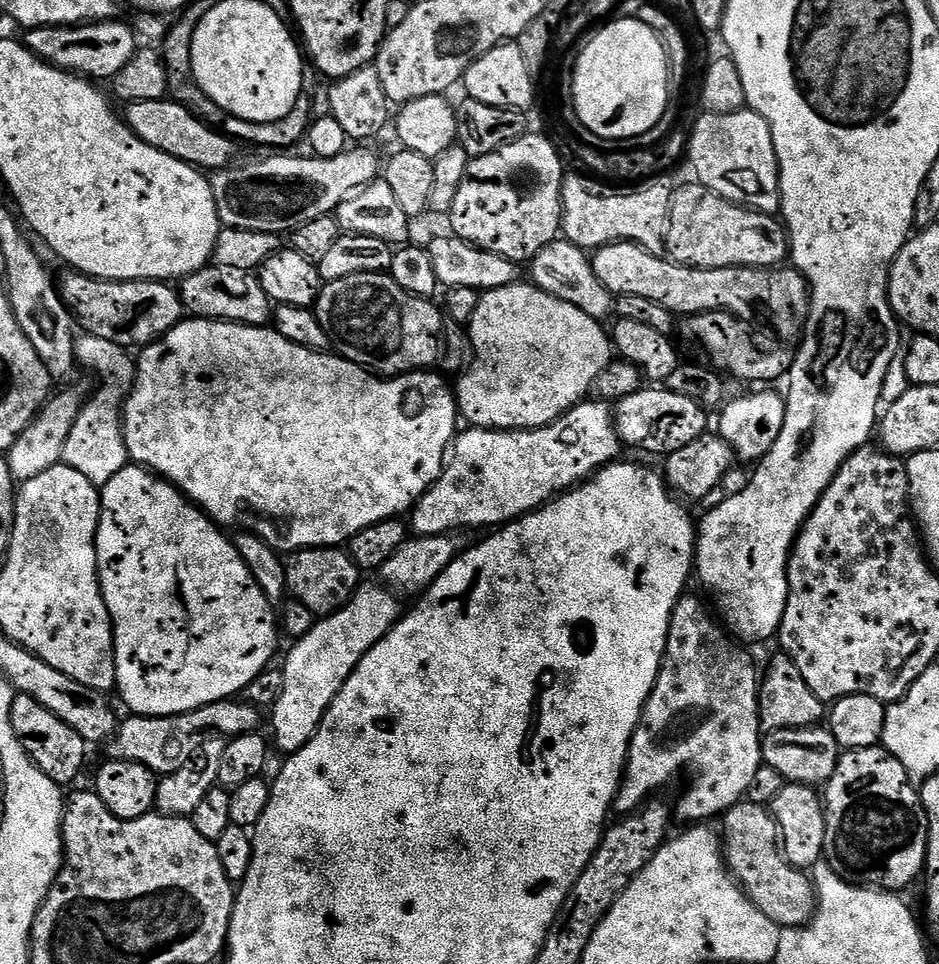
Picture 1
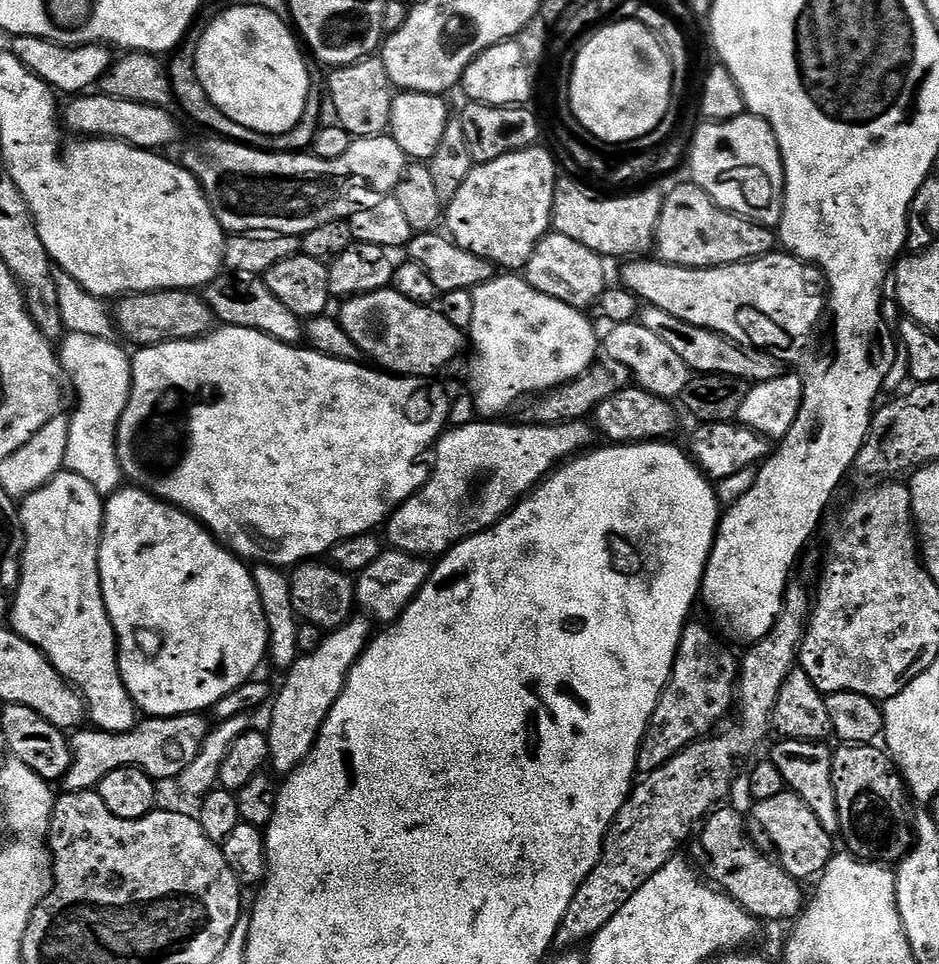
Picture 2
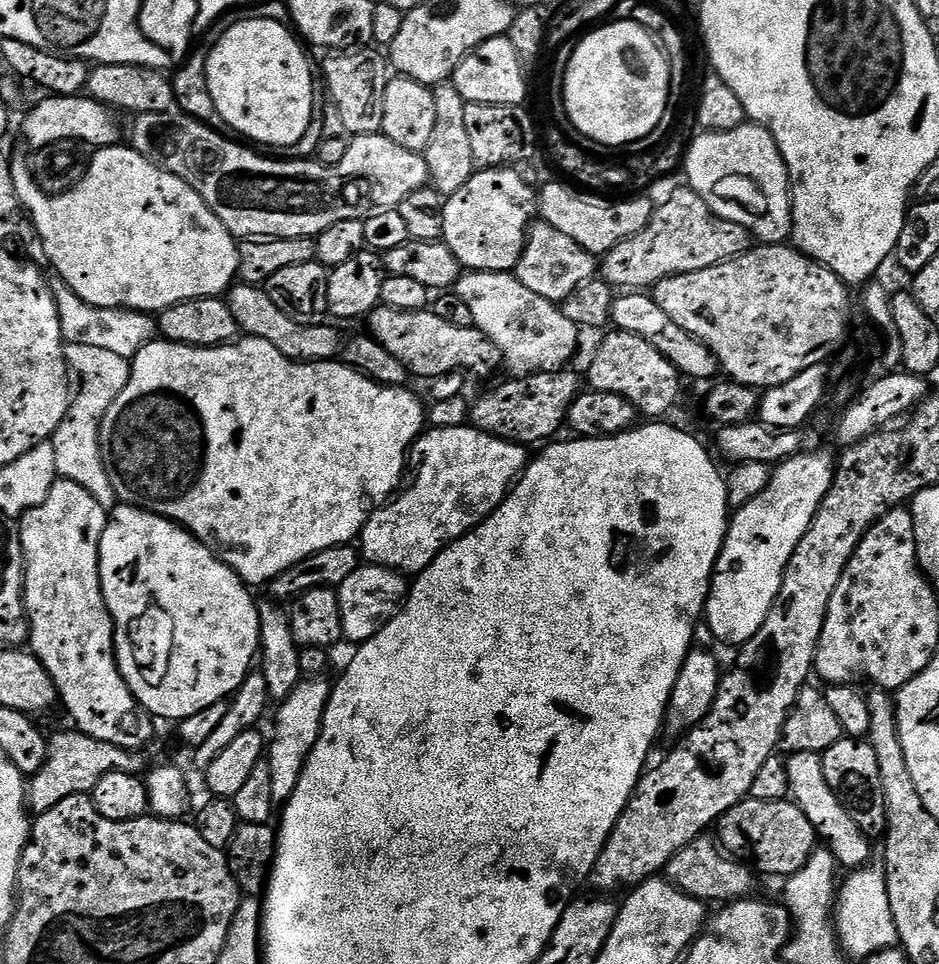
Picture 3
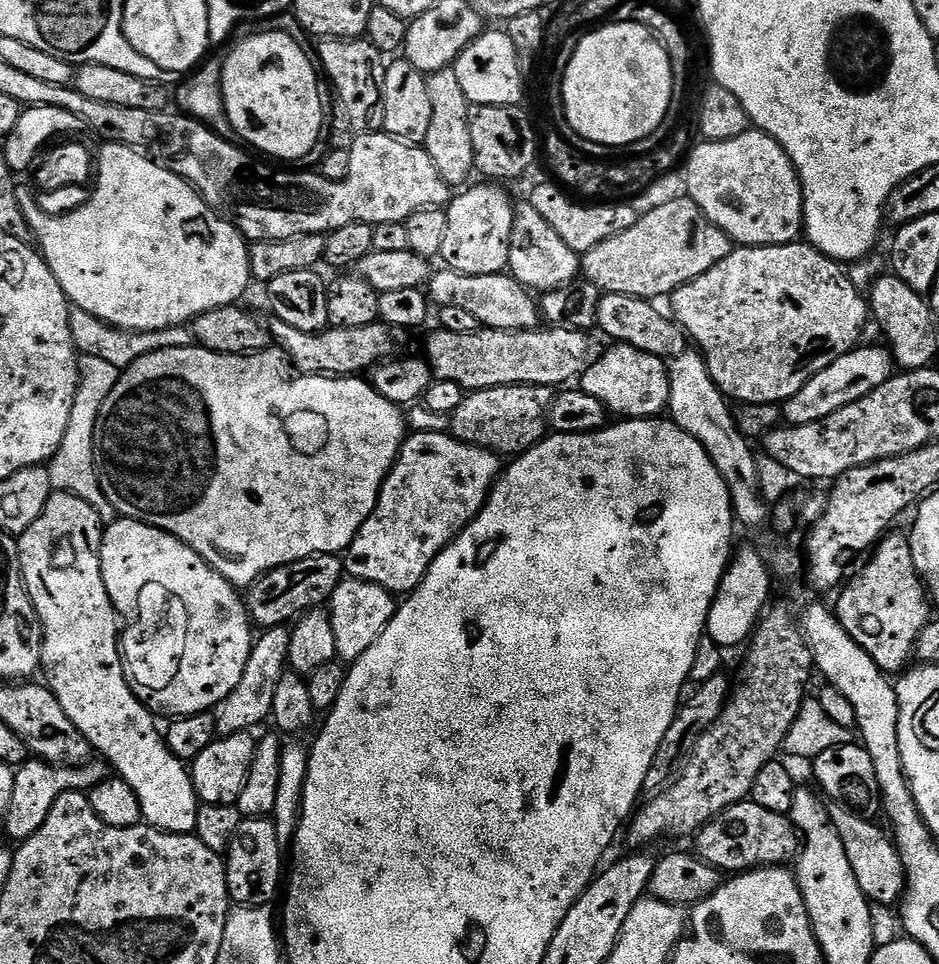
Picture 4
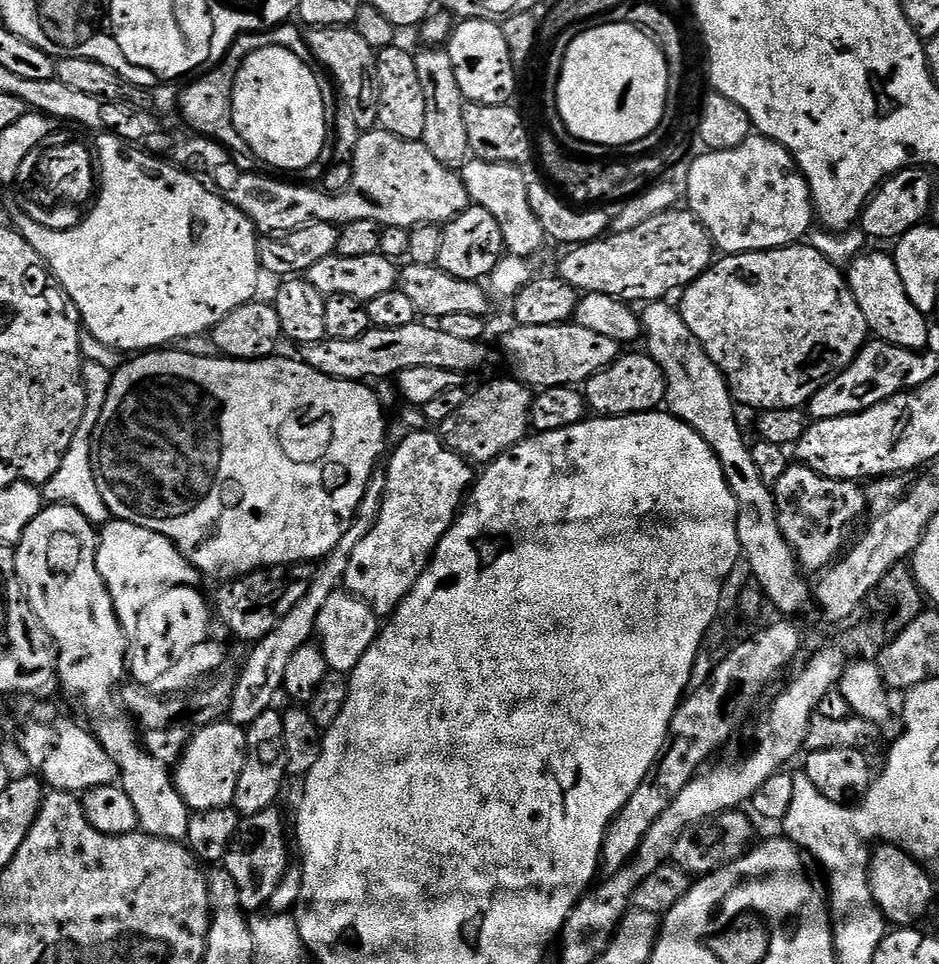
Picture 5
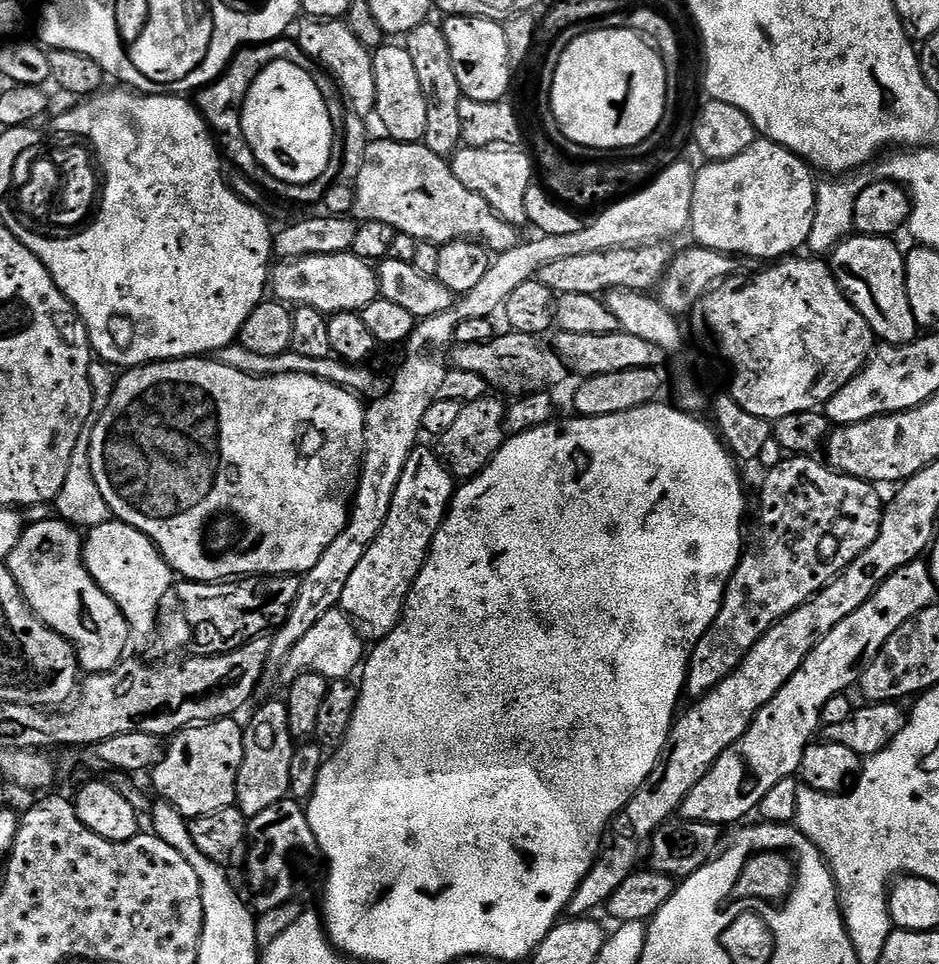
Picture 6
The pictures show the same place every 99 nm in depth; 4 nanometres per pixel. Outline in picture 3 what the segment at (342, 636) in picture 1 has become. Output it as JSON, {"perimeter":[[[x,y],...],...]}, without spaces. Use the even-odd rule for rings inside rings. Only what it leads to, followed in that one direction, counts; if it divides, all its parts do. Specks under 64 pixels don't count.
{"perimeter":[[[304,678],[296,689],[282,701],[279,701],[276,712],[276,729],[270,732],[270,743],[266,748],[266,759],[270,766],[270,783],[274,793],[274,802],[278,806],[288,803],[288,800],[294,794],[294,786],[298,786],[298,778],[302,778],[302,770],[306,766],[308,756],[314,750],[314,746],[320,737],[322,722],[324,721],[324,712],[328,709],[328,699],[332,697],[333,685],[327,684],[324,678]]]}

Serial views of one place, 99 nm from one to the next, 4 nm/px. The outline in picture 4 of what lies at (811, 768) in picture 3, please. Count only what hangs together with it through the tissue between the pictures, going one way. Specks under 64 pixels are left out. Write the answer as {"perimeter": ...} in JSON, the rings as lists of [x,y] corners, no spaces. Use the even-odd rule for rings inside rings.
{"perimeter":[[[832,806],[828,808],[828,816],[836,832],[842,838],[846,858],[850,858],[850,866],[854,870],[854,878],[858,878],[858,886],[862,886],[862,894],[873,905],[901,903],[906,891],[906,877],[902,858],[896,849],[896,841],[887,831],[879,828],[879,823],[869,822],[847,808]]]}

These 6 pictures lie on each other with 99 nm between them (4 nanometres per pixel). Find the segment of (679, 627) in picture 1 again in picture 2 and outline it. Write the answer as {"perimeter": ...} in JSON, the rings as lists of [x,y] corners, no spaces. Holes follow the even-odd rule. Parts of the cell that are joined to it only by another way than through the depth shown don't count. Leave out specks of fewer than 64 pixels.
{"perimeter":[[[689,622],[684,627],[668,684],[660,695],[658,706],[640,743],[638,768],[641,773],[647,774],[662,767],[695,740],[703,740],[715,733],[725,723],[724,715],[733,711],[738,656],[724,648],[725,641],[709,628],[696,622]]]}

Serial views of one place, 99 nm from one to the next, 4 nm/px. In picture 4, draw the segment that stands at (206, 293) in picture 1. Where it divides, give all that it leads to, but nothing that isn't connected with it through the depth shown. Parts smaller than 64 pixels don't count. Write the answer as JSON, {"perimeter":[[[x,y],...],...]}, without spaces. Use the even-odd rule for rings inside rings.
{"perimeter":[[[273,319],[270,324],[270,336],[278,343],[279,351],[292,361],[297,373],[309,376],[338,376],[352,378],[357,374],[367,373],[379,360],[387,360],[397,355],[405,333],[389,324],[377,322],[370,326],[350,326],[349,328],[333,328],[323,332],[303,332],[294,330],[294,326],[286,326],[286,322]]]}

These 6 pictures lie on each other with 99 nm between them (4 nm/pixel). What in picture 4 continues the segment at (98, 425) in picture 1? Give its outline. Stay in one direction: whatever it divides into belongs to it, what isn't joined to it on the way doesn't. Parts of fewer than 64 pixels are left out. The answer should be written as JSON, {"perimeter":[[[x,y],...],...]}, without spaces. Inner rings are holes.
{"perimeter":[[[81,355],[78,363],[80,377],[78,390],[74,394],[74,410],[70,410],[70,426],[66,426],[62,446],[58,446],[46,467],[55,491],[69,492],[82,498],[82,502],[90,502],[101,525],[107,526],[113,524],[118,517],[114,506],[110,506],[110,498],[102,494],[102,482],[98,482],[98,470],[94,462],[94,426],[98,426],[98,414],[102,414],[102,406],[106,406],[106,398],[110,398],[110,390],[114,390],[120,380],[121,369],[110,366],[110,362],[105,362],[102,358],[86,355]]]}

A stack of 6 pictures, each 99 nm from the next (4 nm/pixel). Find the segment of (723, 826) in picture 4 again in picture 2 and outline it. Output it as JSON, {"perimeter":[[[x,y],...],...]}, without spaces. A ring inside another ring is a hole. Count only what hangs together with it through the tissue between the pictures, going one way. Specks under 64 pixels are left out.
{"perimeter":[[[787,790],[775,798],[757,800],[751,806],[757,826],[764,831],[769,846],[773,848],[771,851],[775,859],[780,867],[786,870],[786,874],[801,882],[819,877],[828,865],[829,858],[834,855],[834,847],[832,848],[834,836],[833,833],[827,832],[822,822],[818,822],[818,818],[814,818],[814,810],[810,810],[810,806],[806,806],[806,802],[798,798],[798,794]]]}

